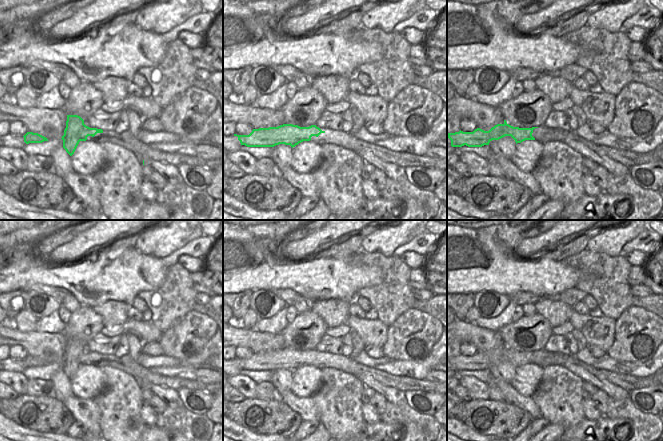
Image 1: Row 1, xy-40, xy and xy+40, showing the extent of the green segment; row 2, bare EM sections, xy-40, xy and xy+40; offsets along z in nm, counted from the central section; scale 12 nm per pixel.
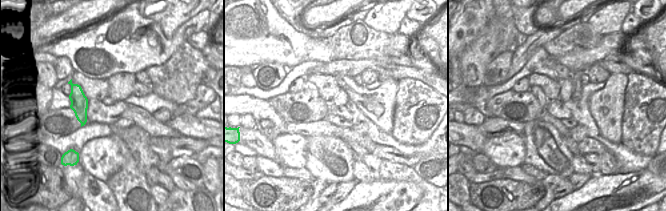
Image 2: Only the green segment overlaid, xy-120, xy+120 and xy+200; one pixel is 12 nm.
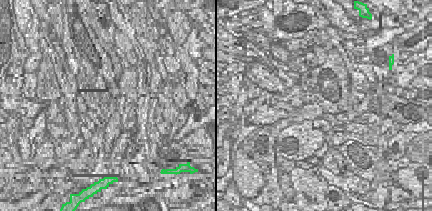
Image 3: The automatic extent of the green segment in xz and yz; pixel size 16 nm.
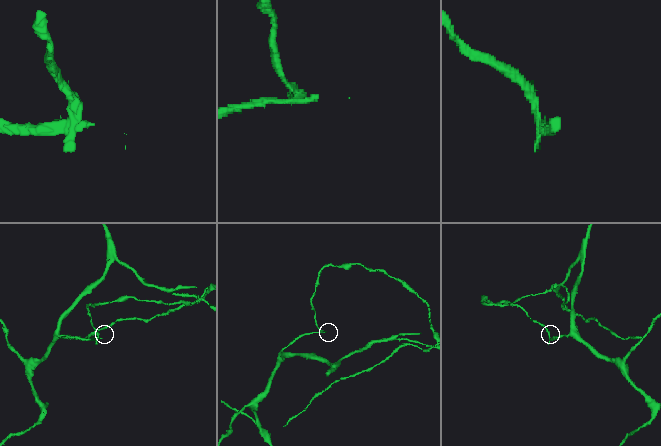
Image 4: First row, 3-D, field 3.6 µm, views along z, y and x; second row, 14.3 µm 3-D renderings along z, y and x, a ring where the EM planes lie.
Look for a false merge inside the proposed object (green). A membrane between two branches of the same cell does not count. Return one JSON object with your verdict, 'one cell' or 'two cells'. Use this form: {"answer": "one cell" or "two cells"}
{"answer": "two cells"}

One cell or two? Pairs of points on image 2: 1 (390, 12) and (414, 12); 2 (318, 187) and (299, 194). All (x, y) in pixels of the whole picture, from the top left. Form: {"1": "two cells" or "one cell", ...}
{"1": "two cells", "2": "two cells"}

